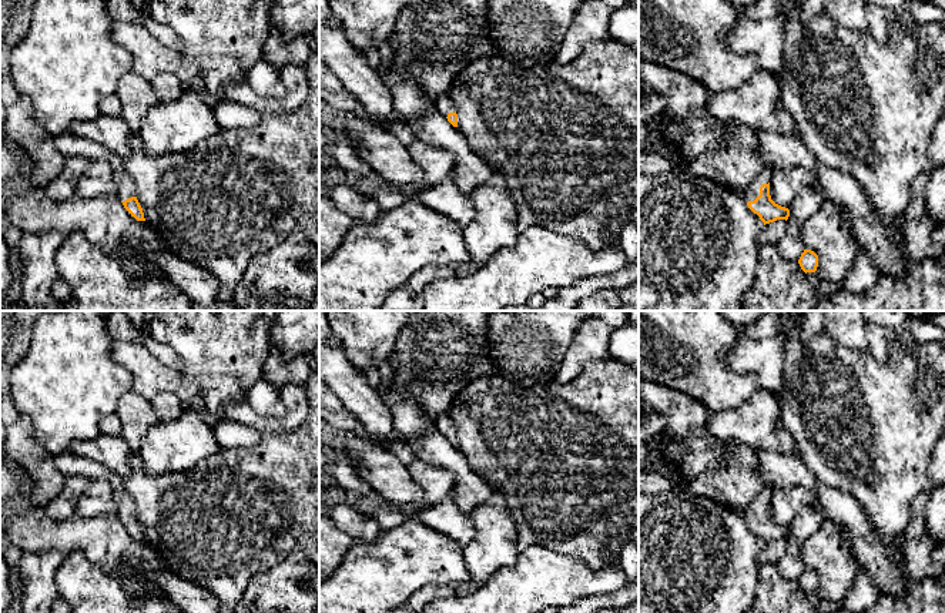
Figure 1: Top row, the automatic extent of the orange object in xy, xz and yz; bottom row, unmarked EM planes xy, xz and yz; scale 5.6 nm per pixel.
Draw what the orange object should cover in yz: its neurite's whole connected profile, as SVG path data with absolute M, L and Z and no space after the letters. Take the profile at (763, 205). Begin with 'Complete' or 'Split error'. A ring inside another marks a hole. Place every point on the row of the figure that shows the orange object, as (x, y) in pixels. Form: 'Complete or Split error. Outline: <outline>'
Split error. Outline: M764 168L747 187L744 198L748 208L765 224L777 220L788 220L790 210L775 204L770 195L770 178L773 171Z

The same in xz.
Split error. Outline: M440 96L435 103L435 108L439 114L446 117L453 127L458 127L458 114L449 96Z

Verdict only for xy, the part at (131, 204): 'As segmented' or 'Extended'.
Extended

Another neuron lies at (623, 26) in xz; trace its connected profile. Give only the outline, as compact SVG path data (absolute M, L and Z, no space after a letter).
M627 3L613 10L609 21L609 38L627 44L639 53L639 7Z

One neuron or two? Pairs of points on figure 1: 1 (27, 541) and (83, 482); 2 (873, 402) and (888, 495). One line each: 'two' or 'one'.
1: two
2: one

